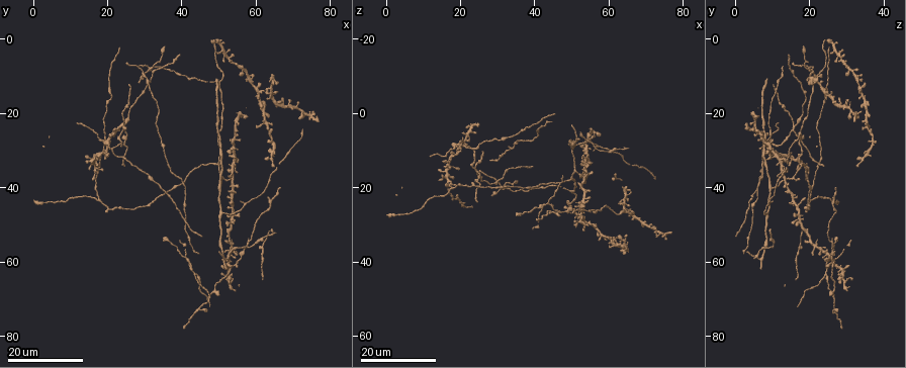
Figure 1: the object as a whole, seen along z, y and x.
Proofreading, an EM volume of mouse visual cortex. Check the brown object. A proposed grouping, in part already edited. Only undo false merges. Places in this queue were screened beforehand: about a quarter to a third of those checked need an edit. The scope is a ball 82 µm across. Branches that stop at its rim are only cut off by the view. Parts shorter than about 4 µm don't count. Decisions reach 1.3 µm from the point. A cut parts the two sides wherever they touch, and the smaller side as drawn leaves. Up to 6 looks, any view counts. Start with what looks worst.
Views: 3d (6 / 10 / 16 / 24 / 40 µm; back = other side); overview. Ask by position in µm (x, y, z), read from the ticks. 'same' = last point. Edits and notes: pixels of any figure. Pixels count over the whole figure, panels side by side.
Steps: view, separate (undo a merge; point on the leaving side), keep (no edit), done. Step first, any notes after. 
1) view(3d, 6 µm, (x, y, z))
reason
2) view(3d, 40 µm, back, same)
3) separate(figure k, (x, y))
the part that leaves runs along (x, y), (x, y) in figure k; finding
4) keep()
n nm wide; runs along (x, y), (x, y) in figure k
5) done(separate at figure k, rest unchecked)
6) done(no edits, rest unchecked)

view(3d, 16 µm, (43.0, 63.0, 24.0))
three arms meet

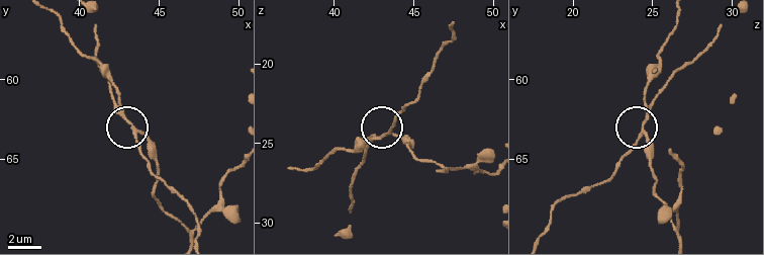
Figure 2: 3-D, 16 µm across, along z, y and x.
view(3d, 6 µm, (43.5, 63.4, 24.4))

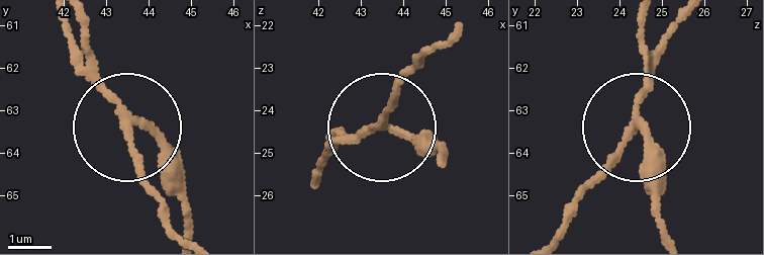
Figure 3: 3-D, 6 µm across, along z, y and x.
separate(figure 3, (87, 30))
3 arms; a second cell is stuck on

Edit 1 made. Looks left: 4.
view(3d, 16 µm, (39.5, 46.0, 3.5))
three-way junction

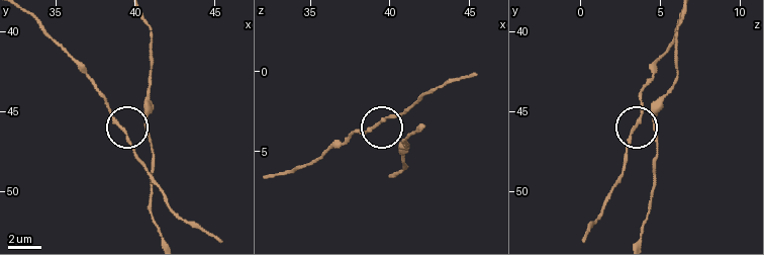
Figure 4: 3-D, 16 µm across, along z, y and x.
view(3d, 6 µm, (39.1, 46.1, 3.2))
zoom in

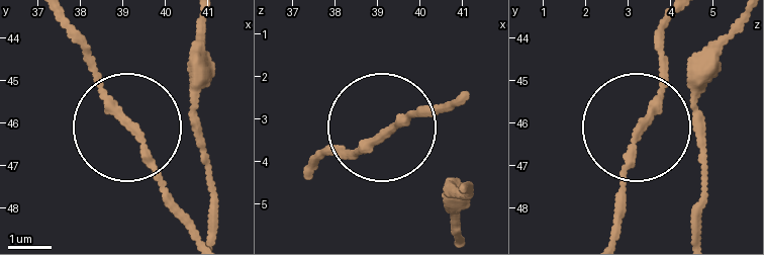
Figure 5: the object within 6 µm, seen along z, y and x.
view(3d, 6 µm, back, (39.20, 46.05, 3.40))

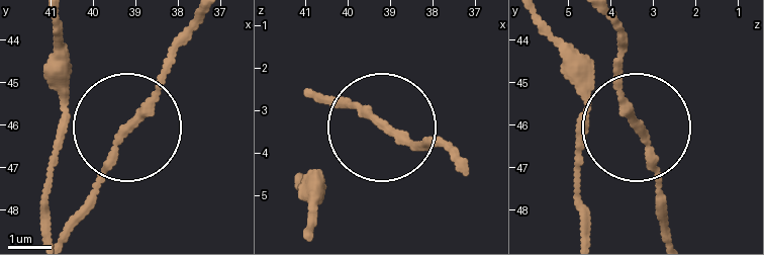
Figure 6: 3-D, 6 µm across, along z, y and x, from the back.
keep()
140 nm wide; runs along (199, 25), (62, 228) in figure 6; all the same cell

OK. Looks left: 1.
done(separate at figure 3, rest unchecked)

